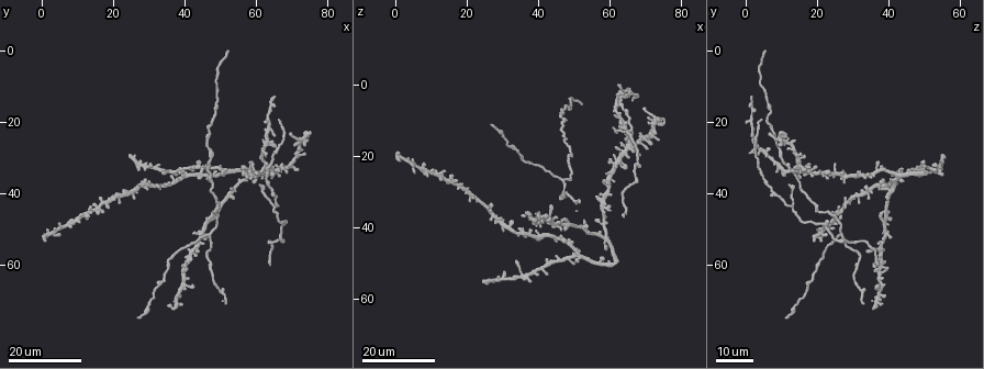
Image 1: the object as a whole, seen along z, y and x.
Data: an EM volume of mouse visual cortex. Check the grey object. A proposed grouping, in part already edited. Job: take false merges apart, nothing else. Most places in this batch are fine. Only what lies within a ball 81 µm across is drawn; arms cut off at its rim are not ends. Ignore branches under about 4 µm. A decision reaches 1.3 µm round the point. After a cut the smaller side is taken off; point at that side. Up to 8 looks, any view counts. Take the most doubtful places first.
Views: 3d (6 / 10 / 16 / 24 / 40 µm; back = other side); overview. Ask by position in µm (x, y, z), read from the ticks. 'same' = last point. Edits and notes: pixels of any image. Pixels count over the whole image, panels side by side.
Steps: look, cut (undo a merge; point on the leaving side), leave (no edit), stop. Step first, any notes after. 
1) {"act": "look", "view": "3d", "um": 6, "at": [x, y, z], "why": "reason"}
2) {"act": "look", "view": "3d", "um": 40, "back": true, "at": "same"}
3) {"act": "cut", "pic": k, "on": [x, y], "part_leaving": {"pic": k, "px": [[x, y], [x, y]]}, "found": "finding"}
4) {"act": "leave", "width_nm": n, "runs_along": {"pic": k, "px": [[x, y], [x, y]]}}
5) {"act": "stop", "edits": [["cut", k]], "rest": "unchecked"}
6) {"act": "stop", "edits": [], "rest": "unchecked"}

{"act": "look", "view": "3d", "um": 24, "at": [66.0, 27.0, 3.0], "why": "side arm on a straight run"}

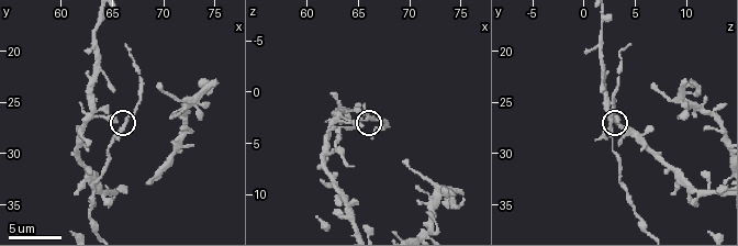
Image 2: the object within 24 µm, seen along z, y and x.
{"act": "look", "view": "3d", "um": 6, "at": [65.8, 27.4, 2.4], "why": "closer look"}

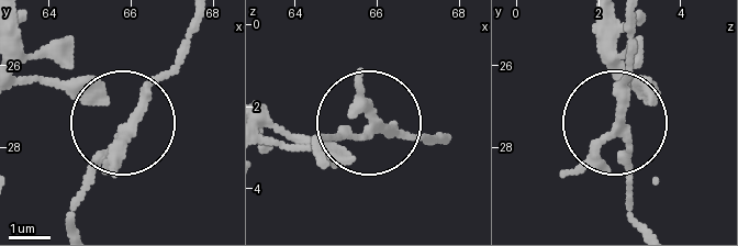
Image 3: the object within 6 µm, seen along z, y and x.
{"act": "cut", "pic": 3, "on": [167, 78], "arms": 3, "found": "two cells meet here"}

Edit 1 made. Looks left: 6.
{"act": "look", "view": "3d", "um": 16, "at": [65.0, 43.5, 13.5], "why": "thin arm on a thick one"}

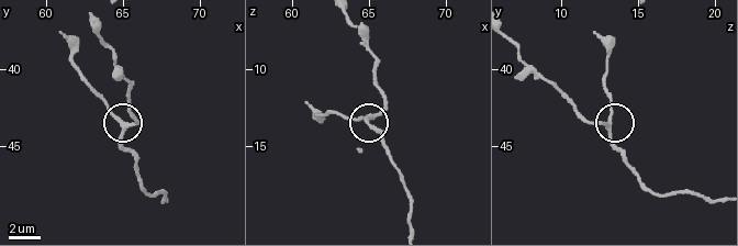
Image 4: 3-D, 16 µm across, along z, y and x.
{"act": "look", "view": "3d", "um": 6, "at": [65.2, 44.2, 13.2]}

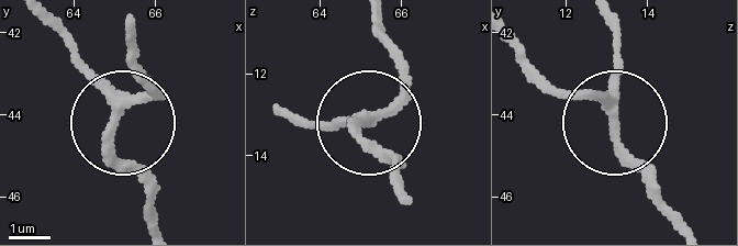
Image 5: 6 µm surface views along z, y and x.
{"act": "leave", "runs_along": {"pic": 5, "px": [[125, 37], [157, 89], [119, 114], [104, 79], [66, 41]]}, "found": "one cell here"}

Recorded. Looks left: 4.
{"act": "look", "view": "overview"}

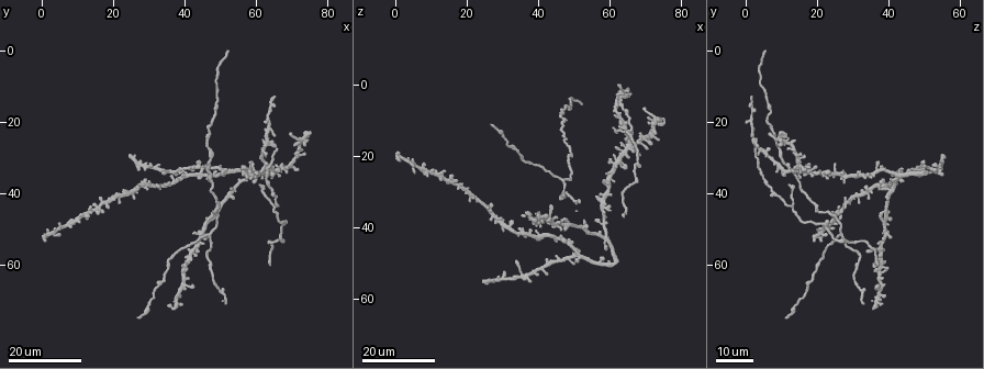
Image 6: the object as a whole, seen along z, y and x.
{"act": "look", "view": "3d", "um": 24, "at": [47.5, 51.0, 27.0], "why": "branch point"}

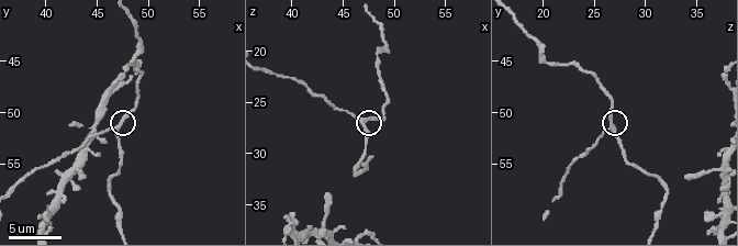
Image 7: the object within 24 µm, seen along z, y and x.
{"act": "look", "view": "3d", "um": 10, "at": [47.0, 51.4, 27.0]}

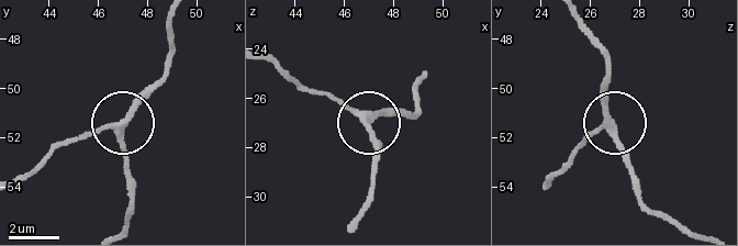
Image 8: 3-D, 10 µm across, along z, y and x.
{"act": "leave", "arms": 3, "found": "one cell here"}

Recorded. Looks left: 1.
{"act": "look", "view": "3d", "um": 6, "at": [46.2, 57.4, 32.0]}

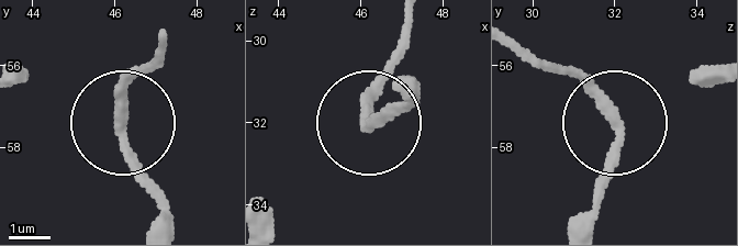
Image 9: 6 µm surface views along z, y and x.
{"act": "leave", "found": "continuous, no second cell"}

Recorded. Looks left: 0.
{"act": "stop", "edits": [["cut", 3]], "rest": "unchecked"}

